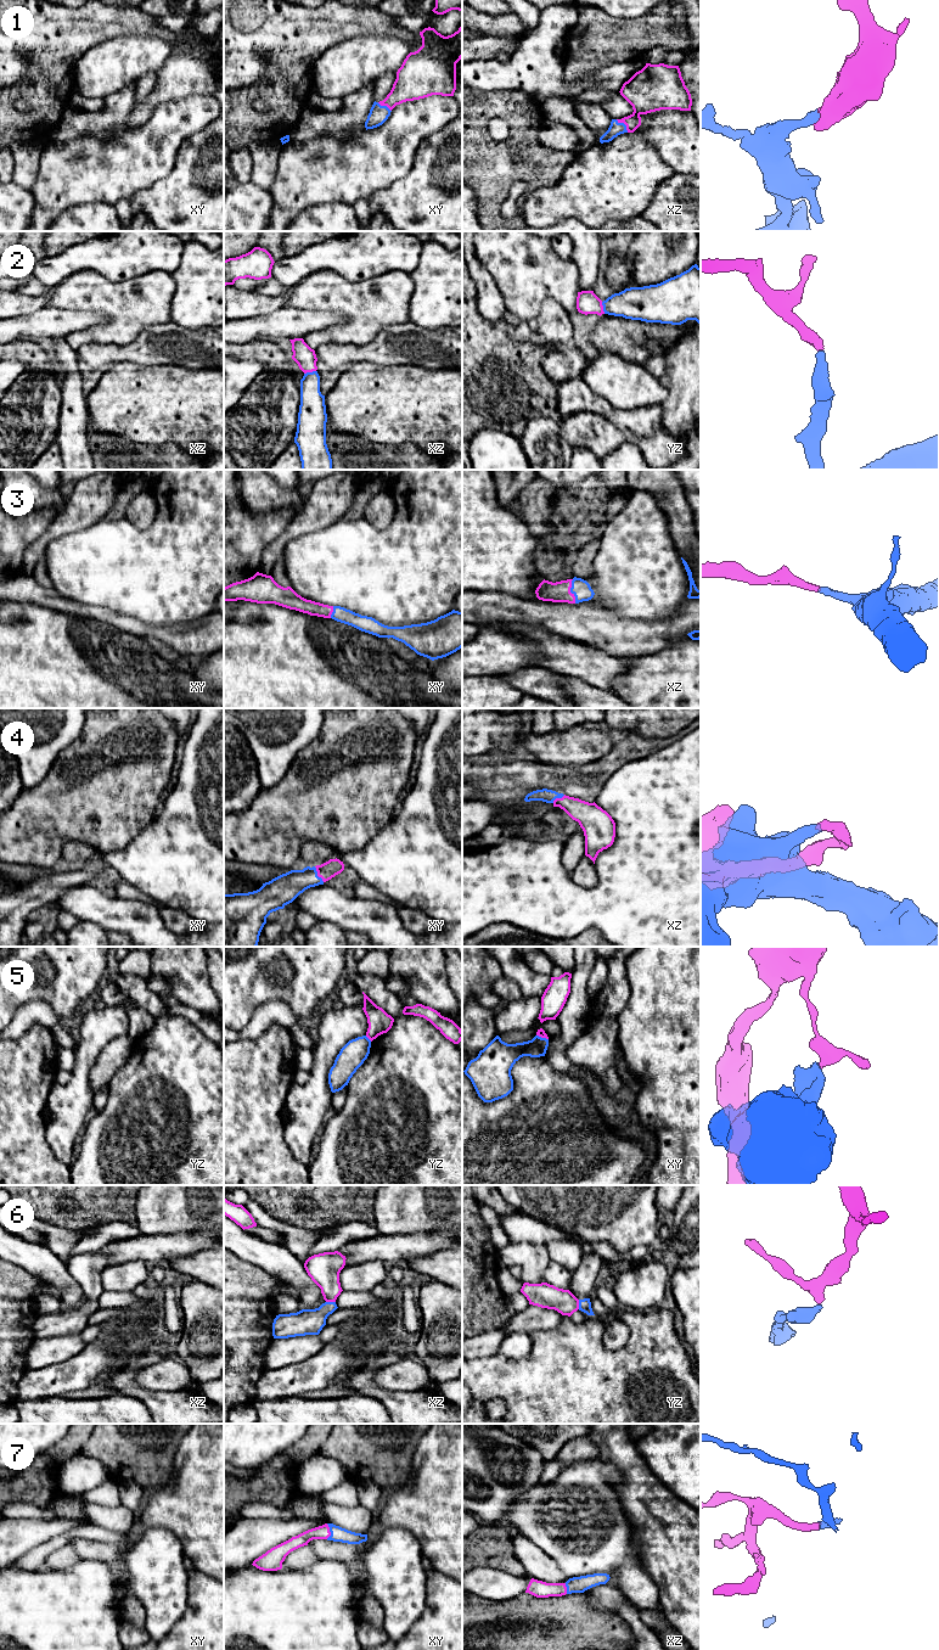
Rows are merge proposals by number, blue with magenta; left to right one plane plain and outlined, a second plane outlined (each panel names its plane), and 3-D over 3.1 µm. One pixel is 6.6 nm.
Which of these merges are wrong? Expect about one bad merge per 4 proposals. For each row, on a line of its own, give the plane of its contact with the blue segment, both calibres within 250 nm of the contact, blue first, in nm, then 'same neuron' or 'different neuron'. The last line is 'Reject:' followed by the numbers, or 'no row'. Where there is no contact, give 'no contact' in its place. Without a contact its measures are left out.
1: xz | 90/240 nm | same neuron
2: xz | 180/140 nm | same neuron
3: xz | 120/140 nm | same neuron
4: xy | 190/120 nm | same neuron
5: yz | 170/150 nm | different neuron
6: xz | 180/200 nm | same neuron
7: xy | 100/100 nm | same neuron
Reject: 5

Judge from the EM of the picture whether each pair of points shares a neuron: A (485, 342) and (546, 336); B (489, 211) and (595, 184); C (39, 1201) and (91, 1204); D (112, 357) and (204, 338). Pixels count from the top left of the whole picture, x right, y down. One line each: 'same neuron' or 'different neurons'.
A: different neurons
B: different neurons
C: same neuron
D: same neuron

